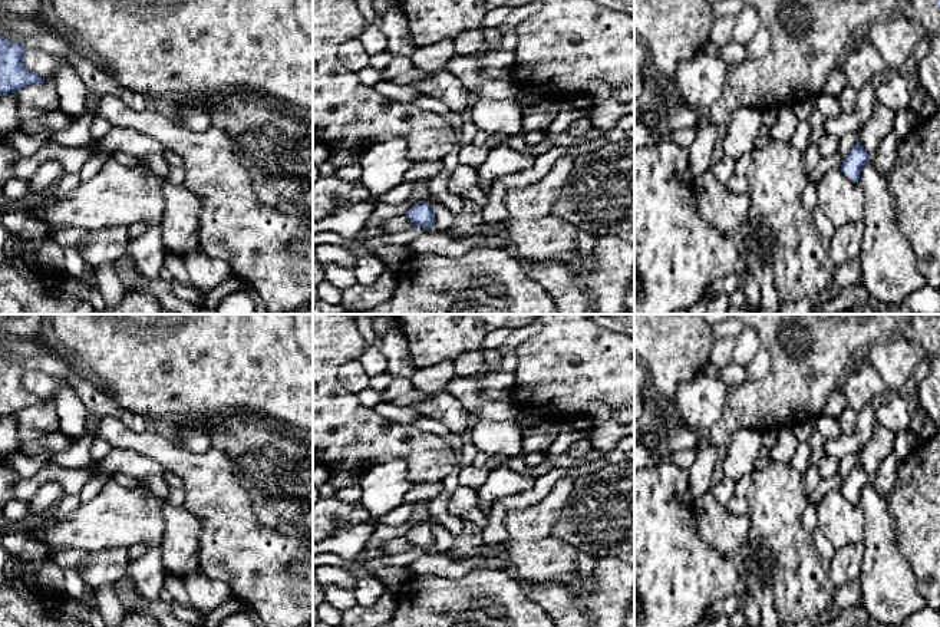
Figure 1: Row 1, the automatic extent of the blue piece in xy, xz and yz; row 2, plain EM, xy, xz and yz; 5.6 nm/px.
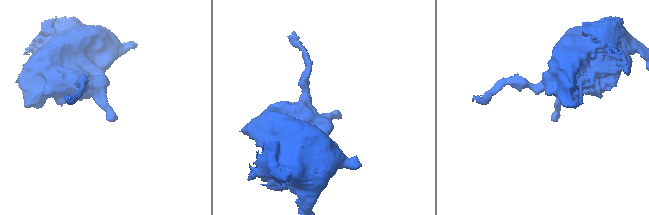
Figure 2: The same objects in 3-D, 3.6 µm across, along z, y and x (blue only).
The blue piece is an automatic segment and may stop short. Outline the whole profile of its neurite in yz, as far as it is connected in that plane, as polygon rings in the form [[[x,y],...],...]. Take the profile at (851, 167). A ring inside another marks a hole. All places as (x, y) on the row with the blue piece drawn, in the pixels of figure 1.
[[[858,141],[844,158],[841,171],[851,181],[858,181],[863,166],[868,164],[868,154]]]

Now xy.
[[[0,36],[0,96],[16,93],[23,88],[44,80],[26,69],[23,65],[24,52],[24,46]]]

